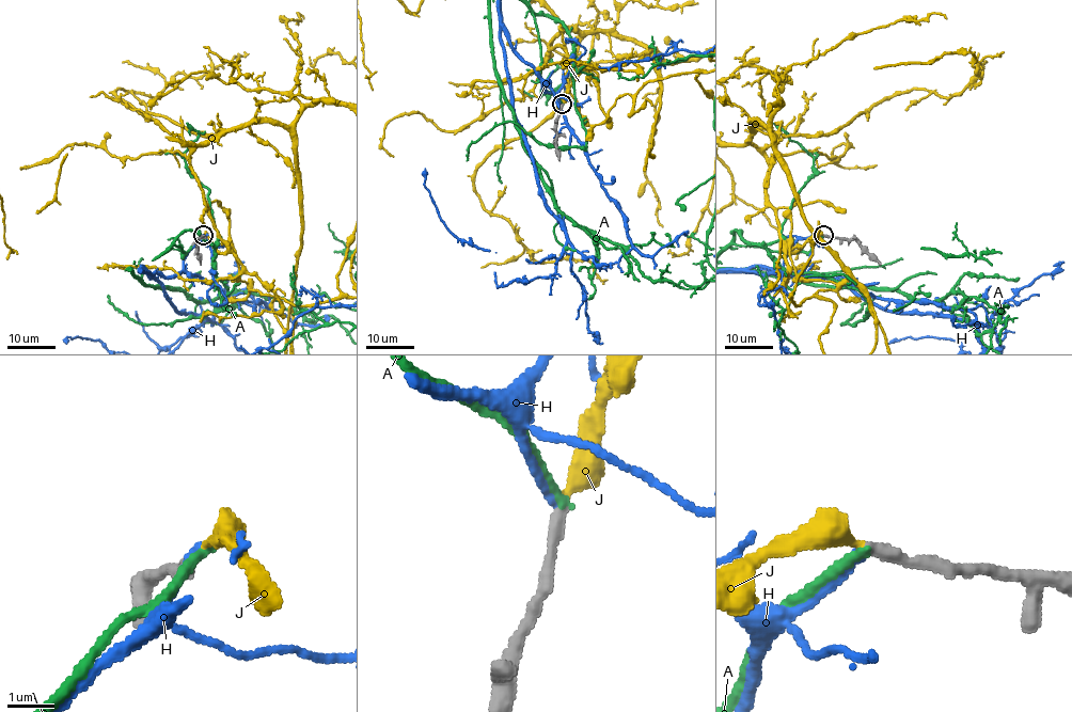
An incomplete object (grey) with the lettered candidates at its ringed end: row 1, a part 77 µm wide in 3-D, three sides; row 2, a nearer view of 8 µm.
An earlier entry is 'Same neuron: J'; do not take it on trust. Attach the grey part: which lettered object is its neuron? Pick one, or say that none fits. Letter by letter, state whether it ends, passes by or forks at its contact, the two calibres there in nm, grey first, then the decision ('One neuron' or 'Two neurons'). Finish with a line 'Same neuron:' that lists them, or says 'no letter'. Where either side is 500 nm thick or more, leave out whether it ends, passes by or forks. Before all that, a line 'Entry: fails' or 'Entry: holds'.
Entry: holds
A: It ends there. Thickness 280 nm (grey) against 190 nm. Two neurons
H: It ends there. Thickness 280 nm (grey) against 180 nm. Two neurons
J: It ends there. Thickness 280 nm (grey) against 320 nm. One neuron
Same neuron: J

